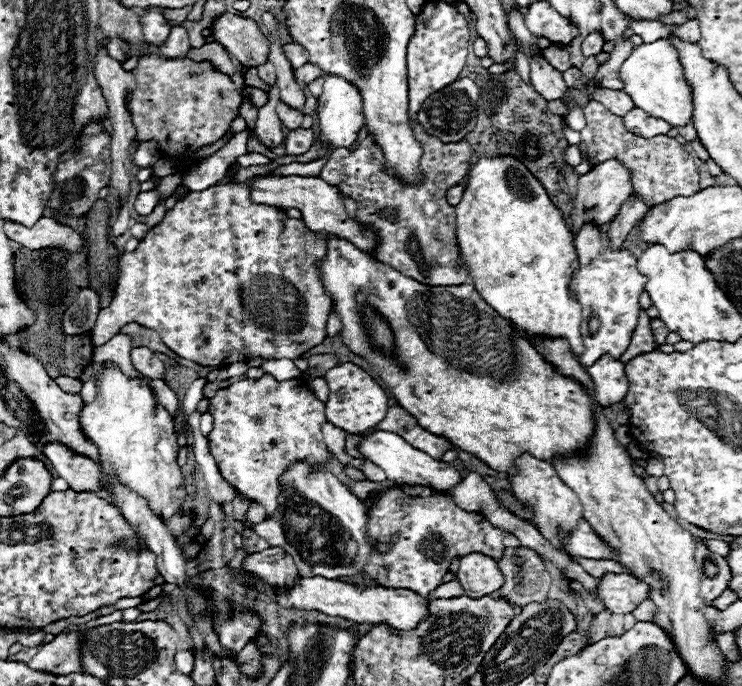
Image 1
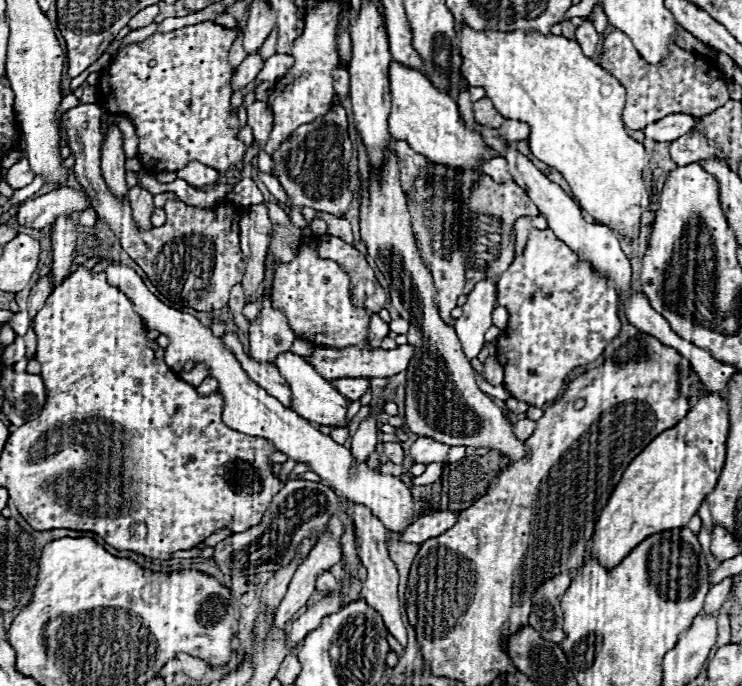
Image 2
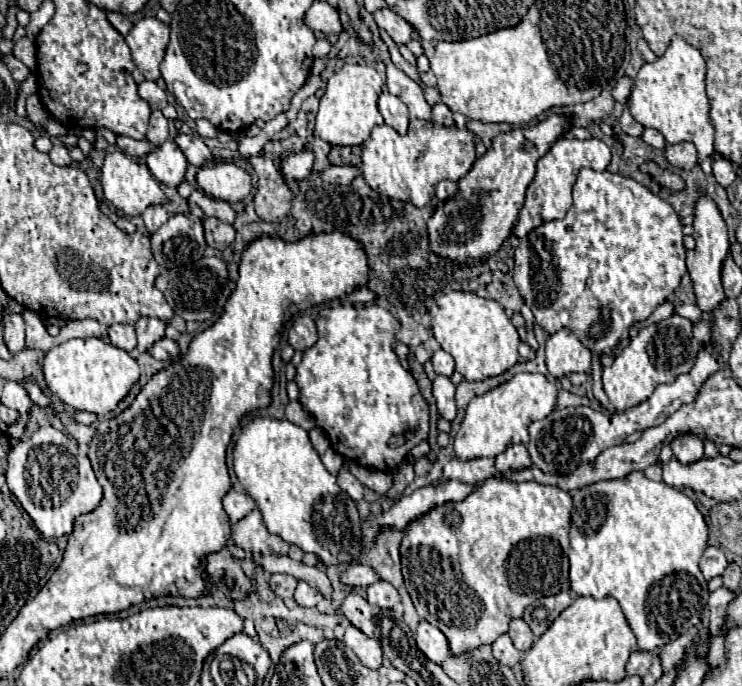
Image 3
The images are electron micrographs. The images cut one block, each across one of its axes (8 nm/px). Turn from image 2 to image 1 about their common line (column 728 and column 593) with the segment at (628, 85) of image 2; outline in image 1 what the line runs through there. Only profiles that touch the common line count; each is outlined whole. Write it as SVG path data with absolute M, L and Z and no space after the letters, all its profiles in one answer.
M598 88L590 100L602 102L602 104L604 104L612 114L616 114L616 116L624 116L624 112L628 112L628 110L634 108L632 98L630 98L626 92L622 92L622 90L616 92L616 90Z

